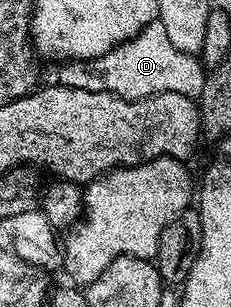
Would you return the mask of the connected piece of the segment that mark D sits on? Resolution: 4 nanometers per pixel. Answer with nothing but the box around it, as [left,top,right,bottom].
[57,19,205,100]

